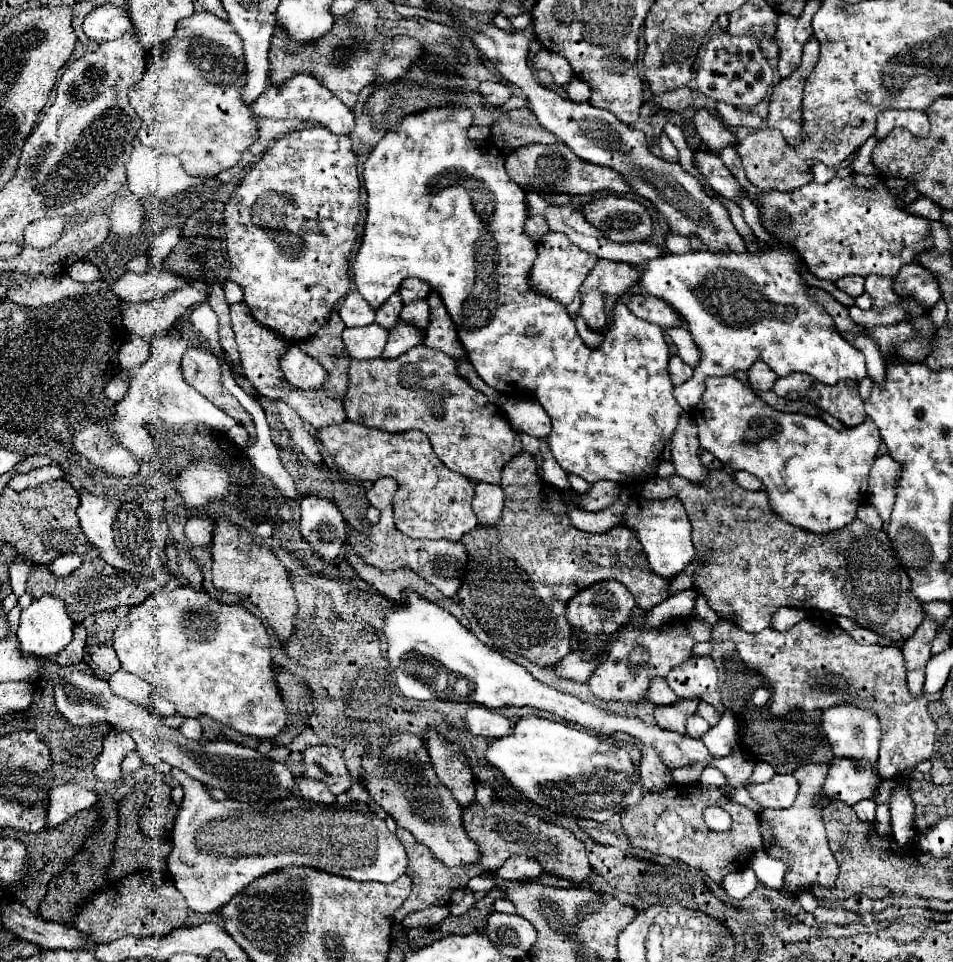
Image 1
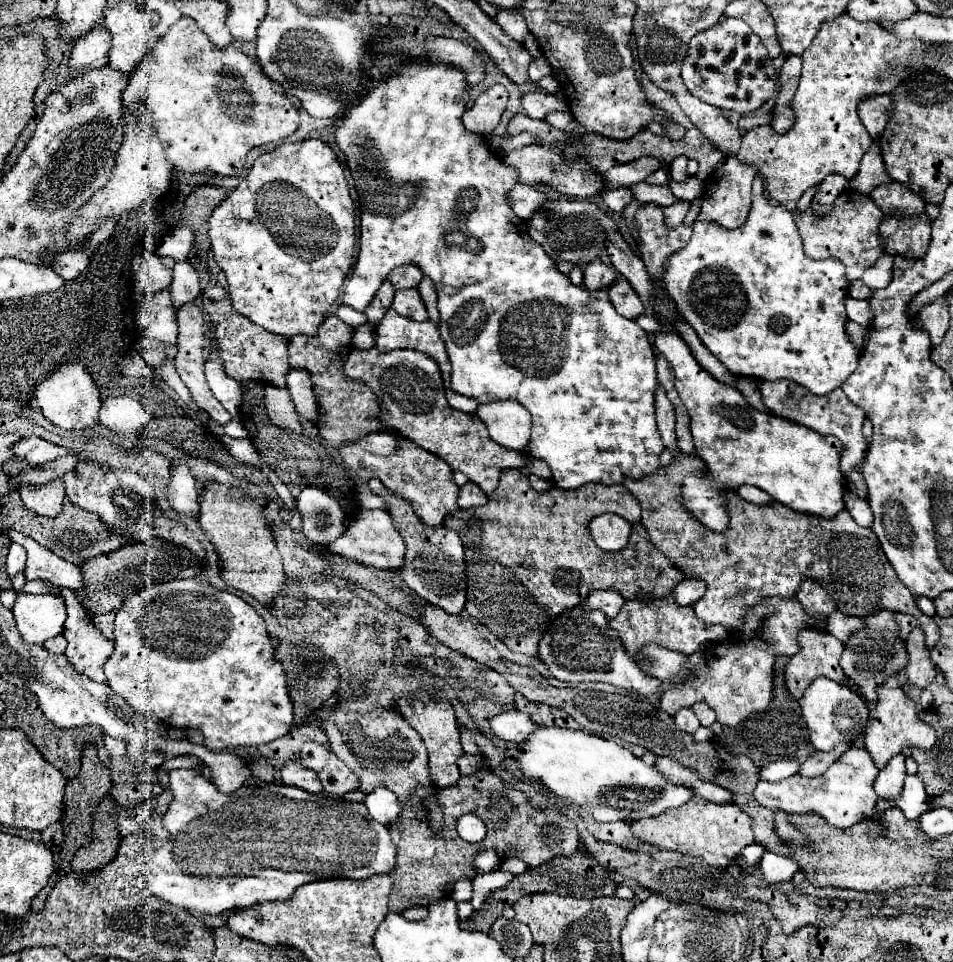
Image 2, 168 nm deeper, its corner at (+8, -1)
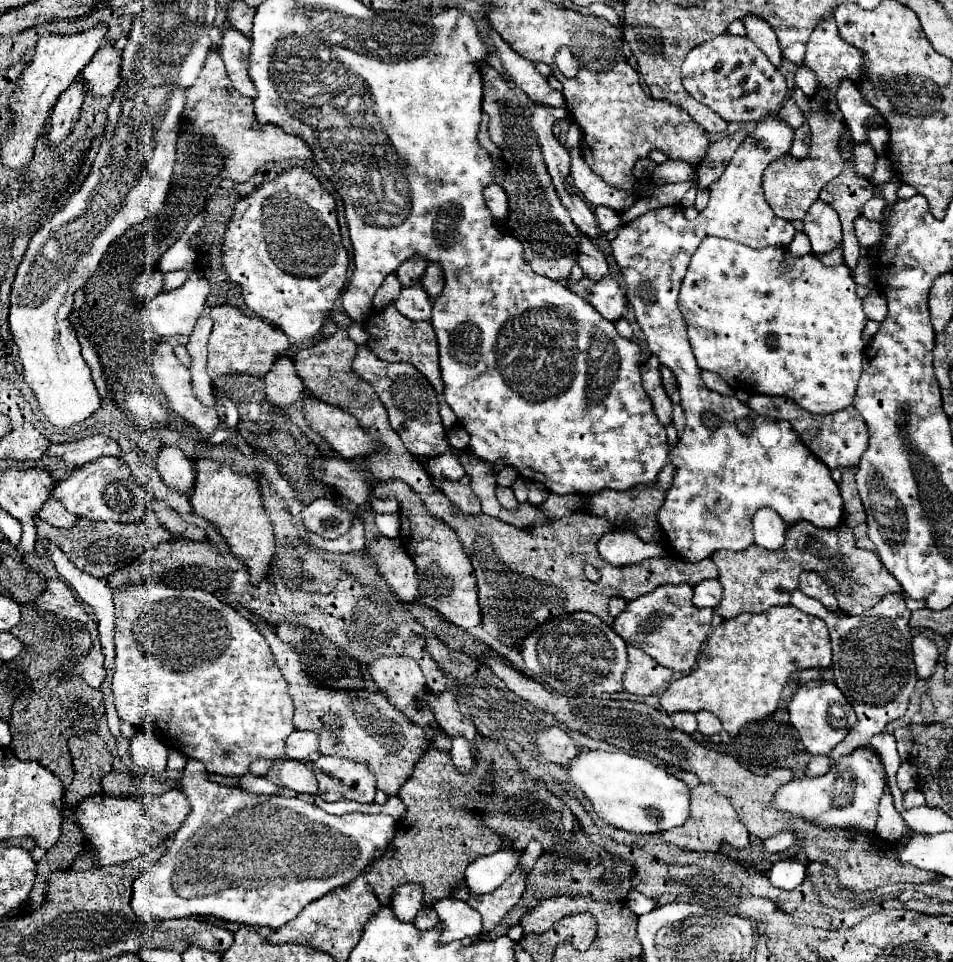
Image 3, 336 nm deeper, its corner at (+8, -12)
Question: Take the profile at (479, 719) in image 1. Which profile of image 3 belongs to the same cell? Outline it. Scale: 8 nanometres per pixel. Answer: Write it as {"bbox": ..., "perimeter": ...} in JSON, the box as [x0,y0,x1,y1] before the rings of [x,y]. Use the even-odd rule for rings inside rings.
{"bbox":[536,727,582,767],"perimeter":[[[550,727],[542,731],[538,735],[536,749],[544,759],[548,759],[550,763],[562,765],[562,767],[566,767],[568,759],[574,759],[582,751],[582,747],[574,743],[574,739],[568,737],[566,731],[562,731],[560,727]]]}

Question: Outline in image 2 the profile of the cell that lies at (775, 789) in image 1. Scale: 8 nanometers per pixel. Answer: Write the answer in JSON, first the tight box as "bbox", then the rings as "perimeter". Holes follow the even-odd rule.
{"bbox":[754,746,878,828],"perimeter":[[[852,746],[848,748],[830,768],[826,774],[818,778],[802,778],[790,776],[780,782],[758,782],[754,790],[754,798],[772,810],[786,810],[790,814],[806,814],[816,812],[824,816],[836,828],[848,828],[864,818],[872,818],[872,808],[878,800],[872,784],[878,776],[876,764],[864,748]]]}

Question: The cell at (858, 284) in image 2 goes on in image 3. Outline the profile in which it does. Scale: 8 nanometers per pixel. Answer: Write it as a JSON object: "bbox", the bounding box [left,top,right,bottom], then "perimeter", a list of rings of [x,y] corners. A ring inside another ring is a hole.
{"bbox":[862,287,888,321],"perimeter":[[[872,287],[872,291],[868,293],[866,299],[862,299],[862,303],[864,303],[864,311],[866,311],[868,319],[872,319],[872,321],[882,321],[888,315],[884,293],[878,287]]]}

